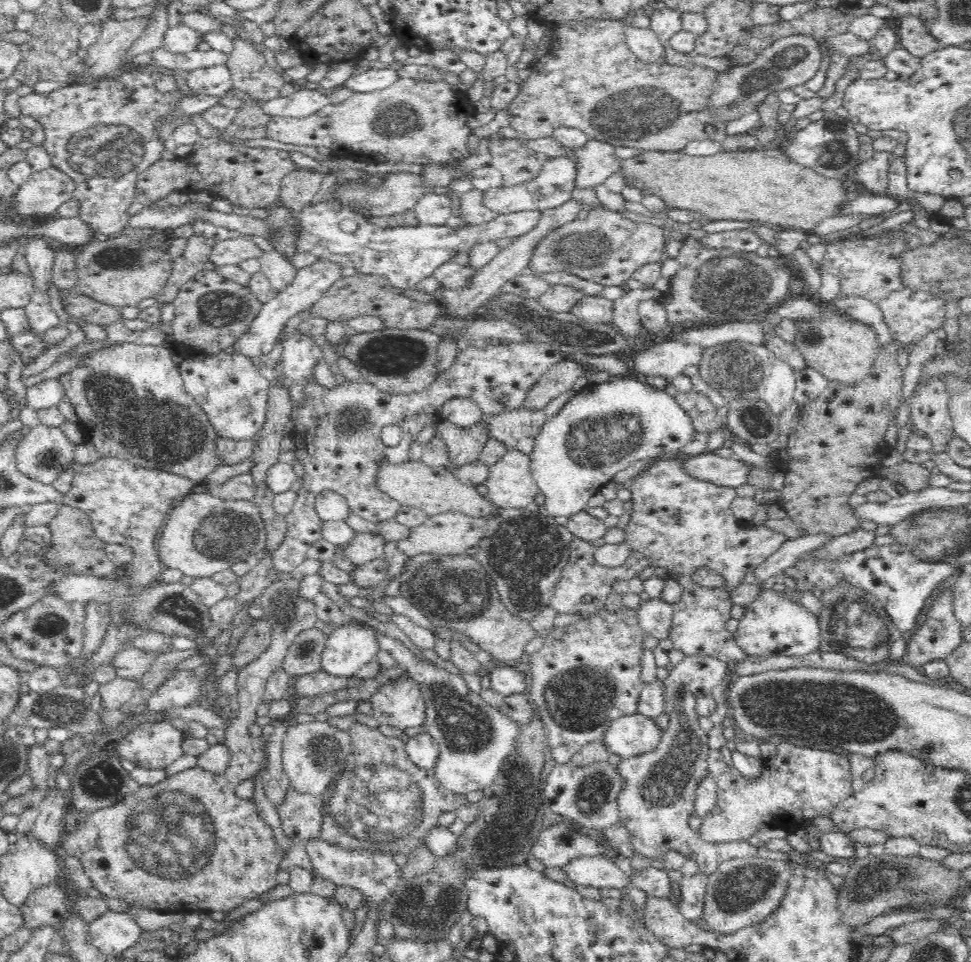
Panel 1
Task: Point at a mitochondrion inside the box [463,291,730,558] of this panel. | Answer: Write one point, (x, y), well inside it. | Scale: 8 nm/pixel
(618, 433)

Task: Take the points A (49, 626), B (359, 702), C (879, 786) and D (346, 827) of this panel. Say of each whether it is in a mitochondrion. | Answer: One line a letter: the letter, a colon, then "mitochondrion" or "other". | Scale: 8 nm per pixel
A: mitochondrion
B: other
C: other
D: mitochondrion

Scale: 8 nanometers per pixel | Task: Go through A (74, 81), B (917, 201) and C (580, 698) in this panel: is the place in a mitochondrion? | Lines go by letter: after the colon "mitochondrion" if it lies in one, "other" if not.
A: other
B: other
C: mitochondrion

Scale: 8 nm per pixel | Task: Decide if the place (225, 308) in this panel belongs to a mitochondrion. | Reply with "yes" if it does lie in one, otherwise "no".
yes

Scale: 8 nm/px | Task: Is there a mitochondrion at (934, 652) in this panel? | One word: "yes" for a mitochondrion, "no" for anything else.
no

